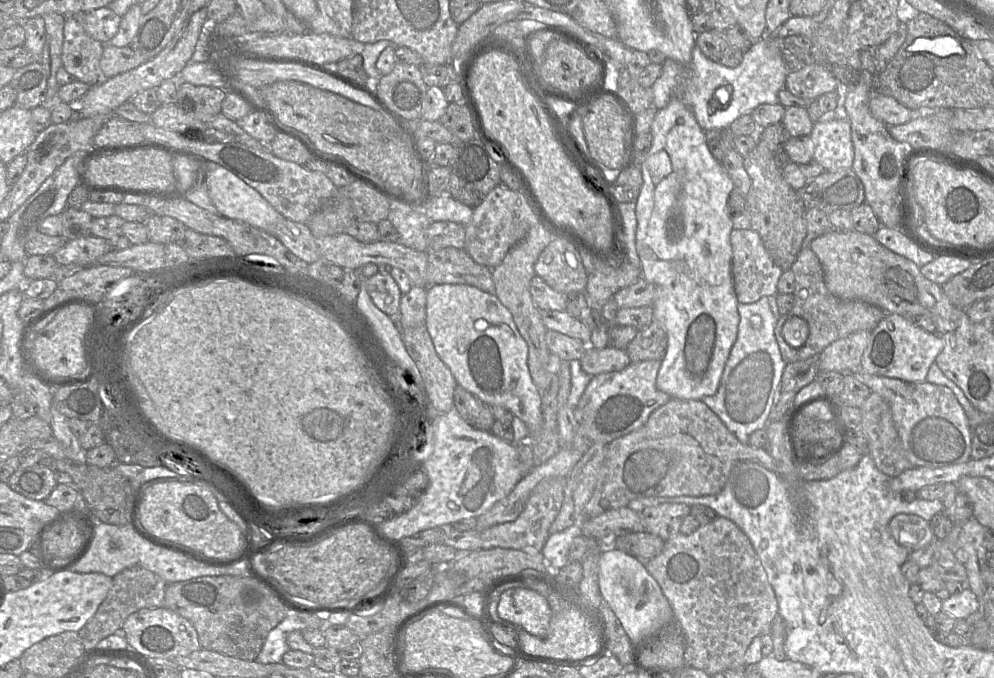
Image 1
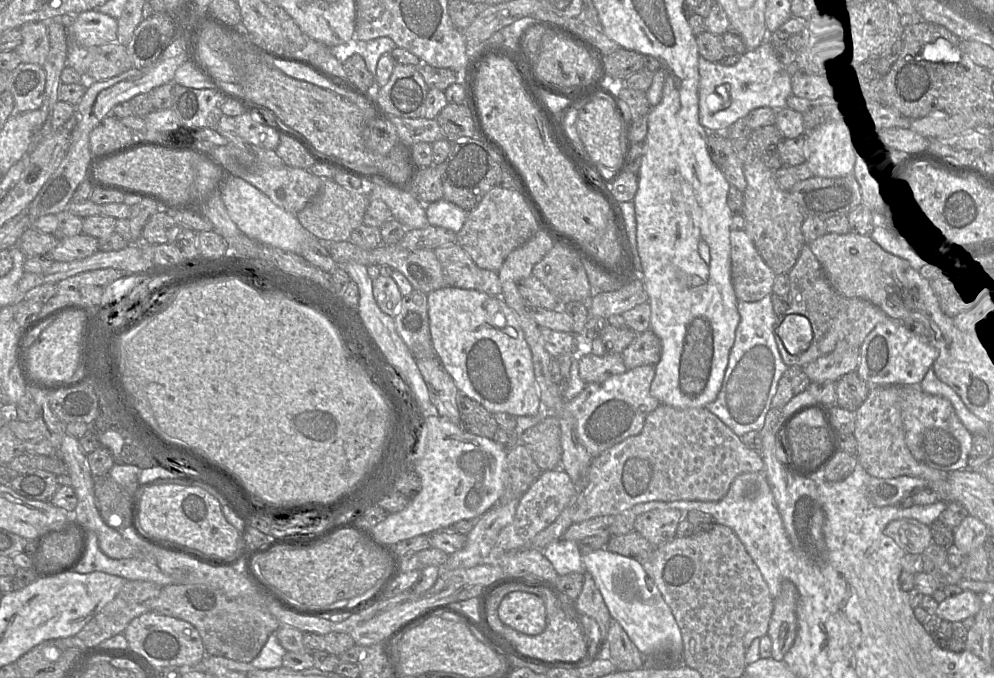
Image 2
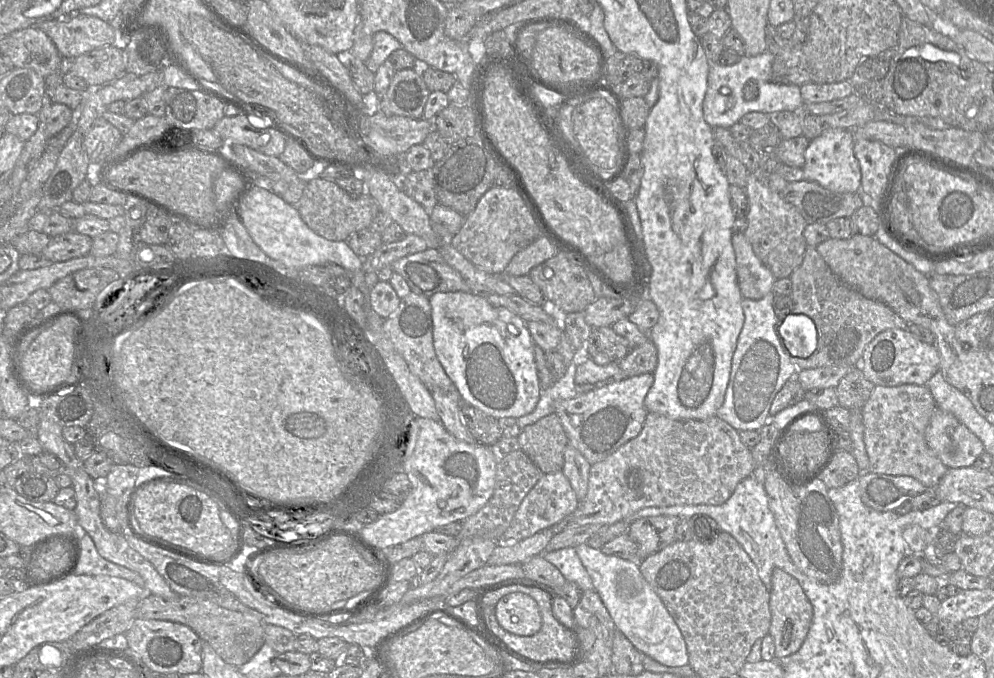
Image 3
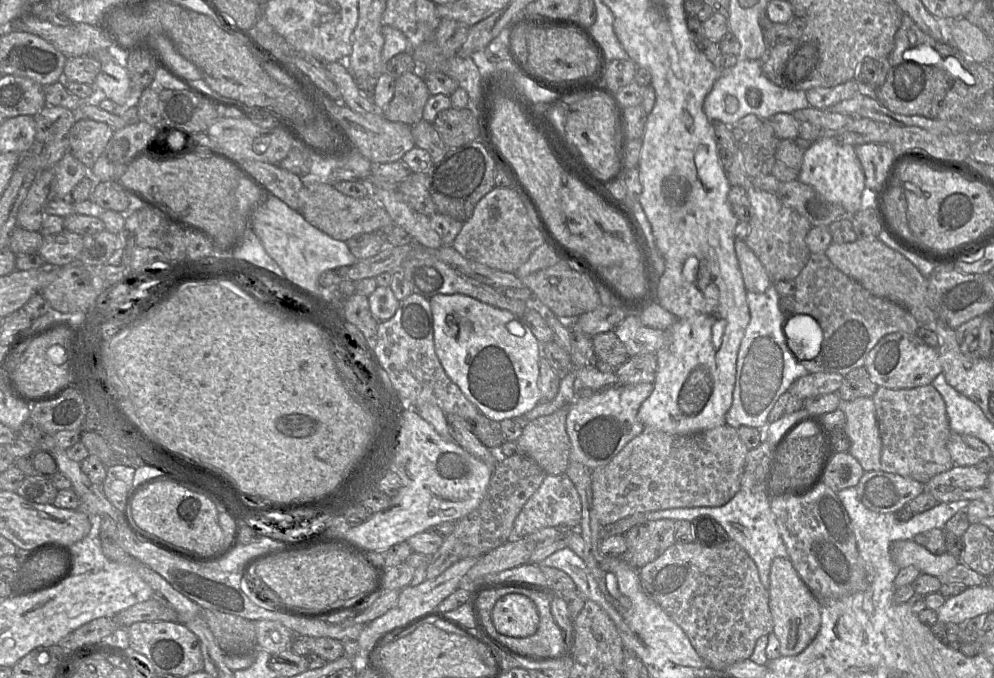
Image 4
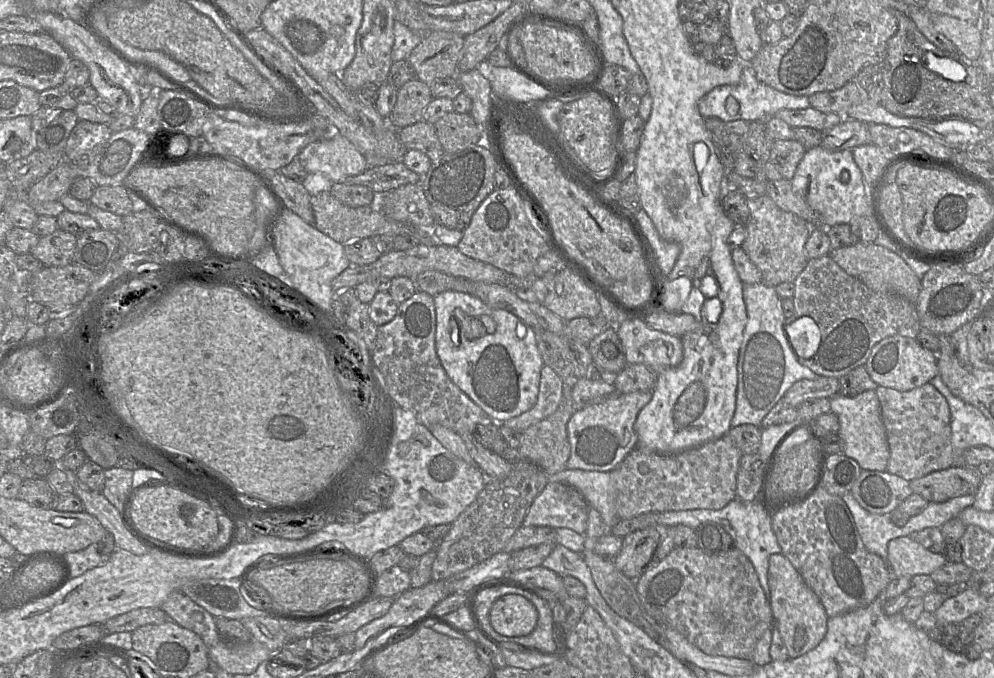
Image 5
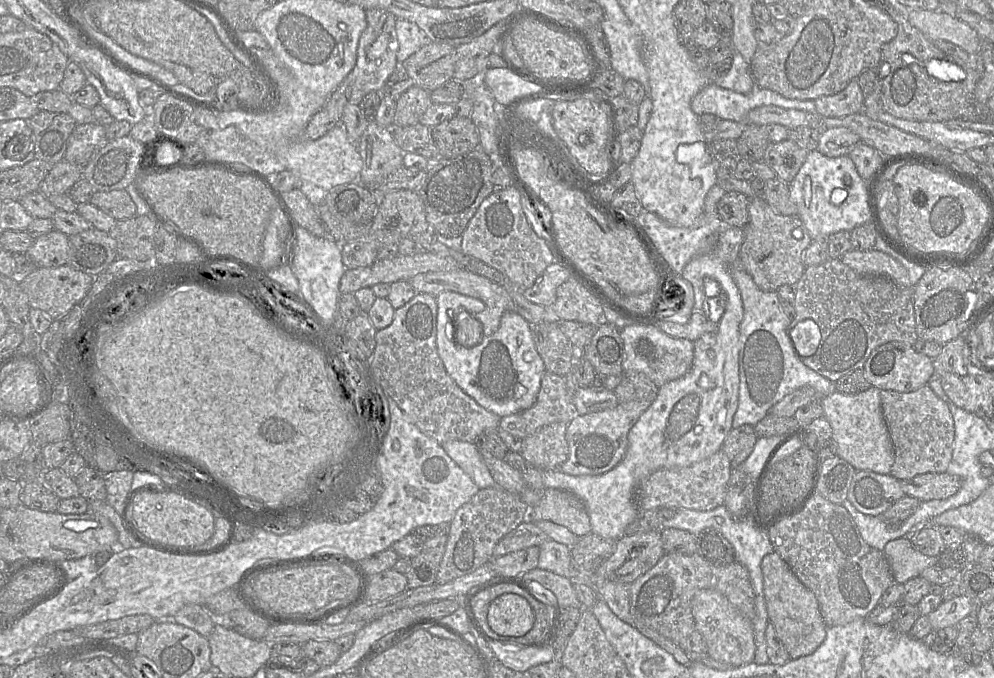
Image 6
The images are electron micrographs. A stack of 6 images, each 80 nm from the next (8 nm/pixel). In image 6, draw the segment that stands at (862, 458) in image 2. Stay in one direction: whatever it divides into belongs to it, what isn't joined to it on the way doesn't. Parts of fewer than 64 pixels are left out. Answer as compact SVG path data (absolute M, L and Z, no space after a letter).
M928 384L908 393L881 390L880 398L895 453L890 475L904 480L929 472L946 472L955 438L954 420L947 403Z

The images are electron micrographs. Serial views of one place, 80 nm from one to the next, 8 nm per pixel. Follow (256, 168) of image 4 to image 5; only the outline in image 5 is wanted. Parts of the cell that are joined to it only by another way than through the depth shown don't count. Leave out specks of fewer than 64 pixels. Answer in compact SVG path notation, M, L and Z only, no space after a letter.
M279 172L266 173L269 176L274 191L283 200L285 208L290 209L306 223L315 224L311 205L311 195L302 183L296 182Z

